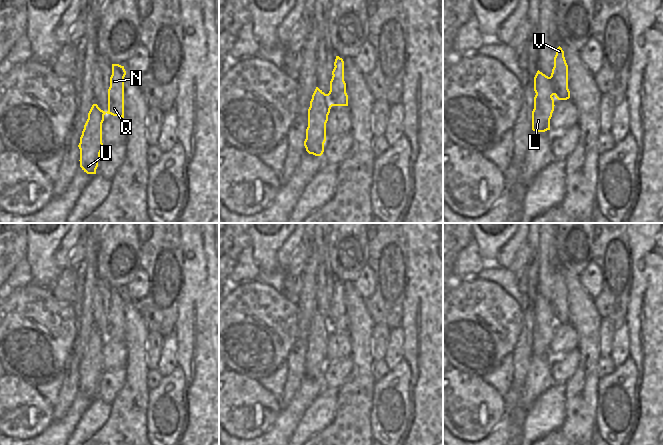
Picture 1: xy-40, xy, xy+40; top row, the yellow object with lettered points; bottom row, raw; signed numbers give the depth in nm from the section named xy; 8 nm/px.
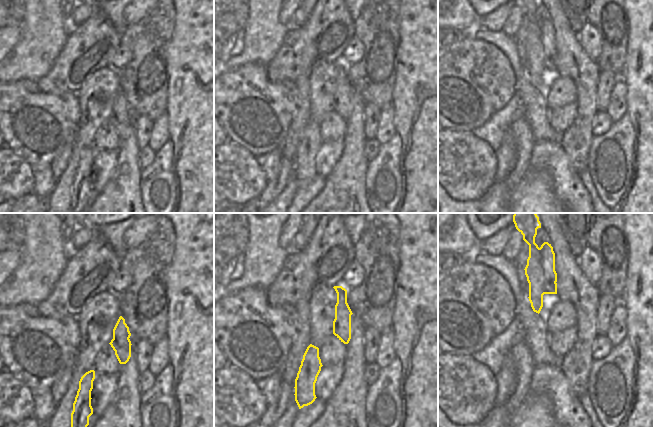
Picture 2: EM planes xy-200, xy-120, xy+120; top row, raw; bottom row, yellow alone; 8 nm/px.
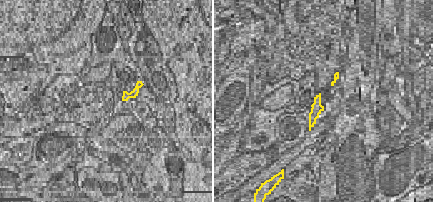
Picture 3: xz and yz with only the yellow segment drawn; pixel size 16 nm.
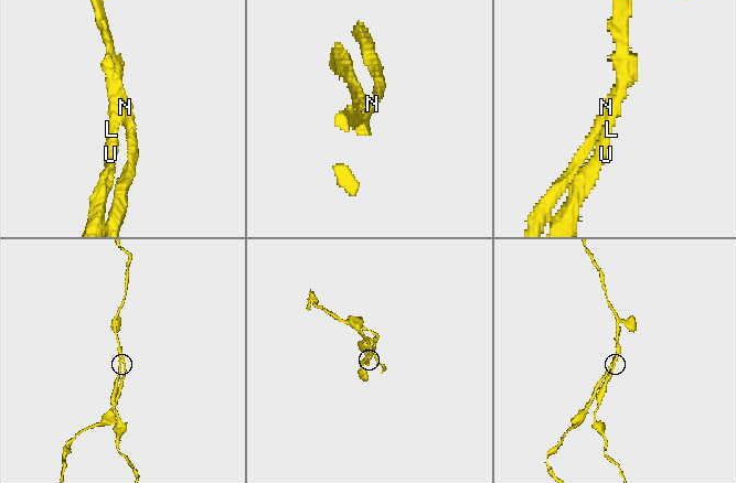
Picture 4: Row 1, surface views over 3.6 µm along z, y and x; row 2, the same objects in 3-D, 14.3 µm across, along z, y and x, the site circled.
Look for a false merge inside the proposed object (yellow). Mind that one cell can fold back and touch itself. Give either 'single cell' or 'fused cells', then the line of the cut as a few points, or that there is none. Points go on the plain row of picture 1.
fused cells; cut xy+40 (564, 283), (560, 287), (560, 295), (551, 301), (553, 318)

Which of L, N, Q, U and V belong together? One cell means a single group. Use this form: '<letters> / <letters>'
L U V / N Q

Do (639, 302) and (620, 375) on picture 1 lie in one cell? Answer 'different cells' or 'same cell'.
different cells

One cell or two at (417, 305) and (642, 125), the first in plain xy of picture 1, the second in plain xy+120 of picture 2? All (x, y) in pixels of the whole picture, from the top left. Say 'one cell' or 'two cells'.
one cell

